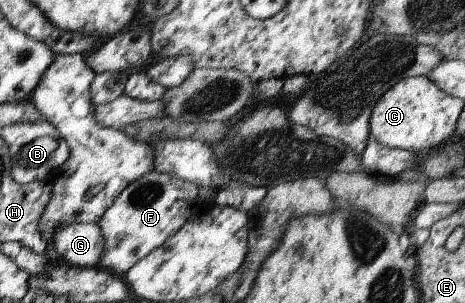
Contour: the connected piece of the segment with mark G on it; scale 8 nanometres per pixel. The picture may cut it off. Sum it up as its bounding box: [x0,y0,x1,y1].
[50,224,104,267]

